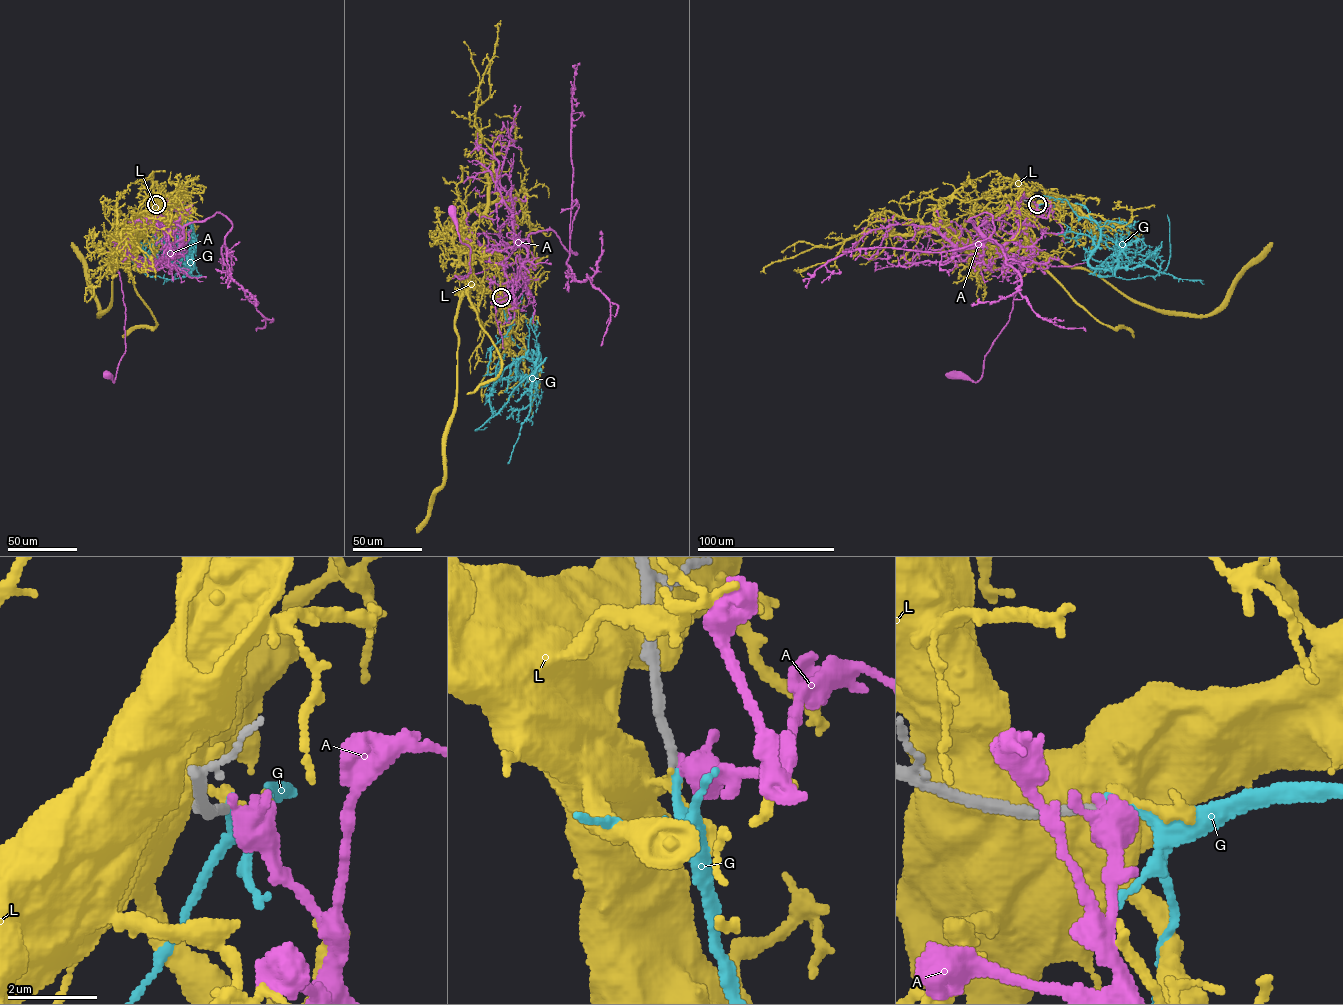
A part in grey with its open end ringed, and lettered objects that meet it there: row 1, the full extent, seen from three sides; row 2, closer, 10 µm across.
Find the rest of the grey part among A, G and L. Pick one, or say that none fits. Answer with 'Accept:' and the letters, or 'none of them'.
Accept: G

